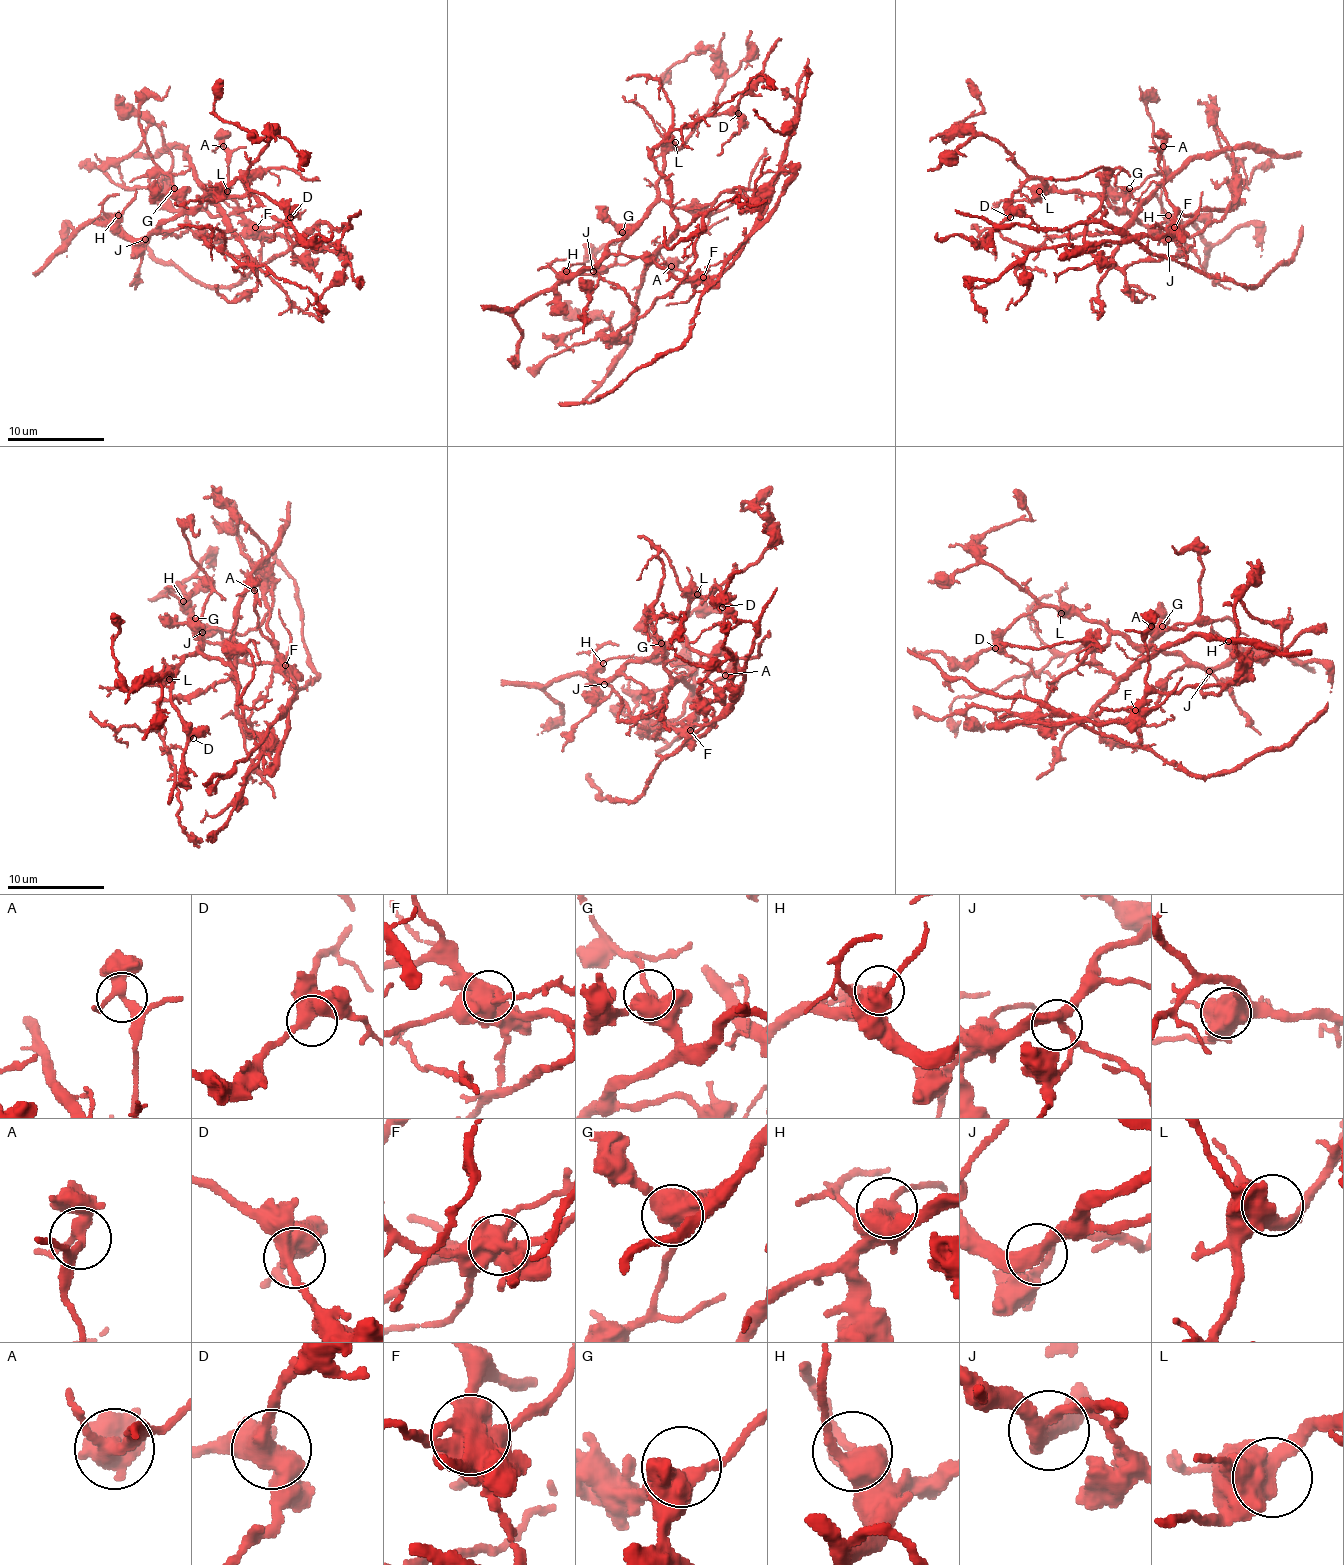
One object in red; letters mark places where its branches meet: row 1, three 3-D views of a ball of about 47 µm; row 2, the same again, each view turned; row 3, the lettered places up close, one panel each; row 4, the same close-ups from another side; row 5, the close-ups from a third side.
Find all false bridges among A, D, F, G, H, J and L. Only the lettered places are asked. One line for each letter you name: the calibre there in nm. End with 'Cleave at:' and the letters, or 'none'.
F: Thickness 600 nm
Cleave at: F

